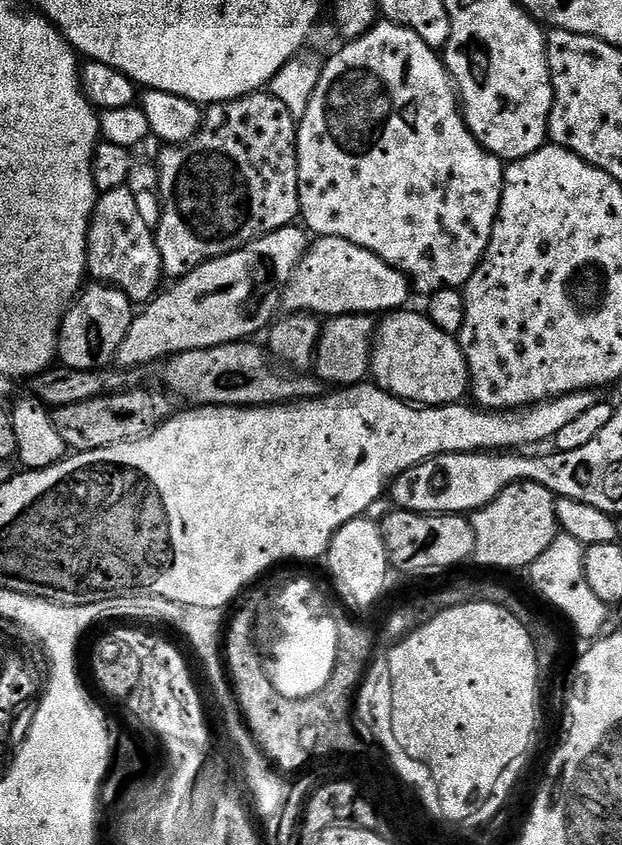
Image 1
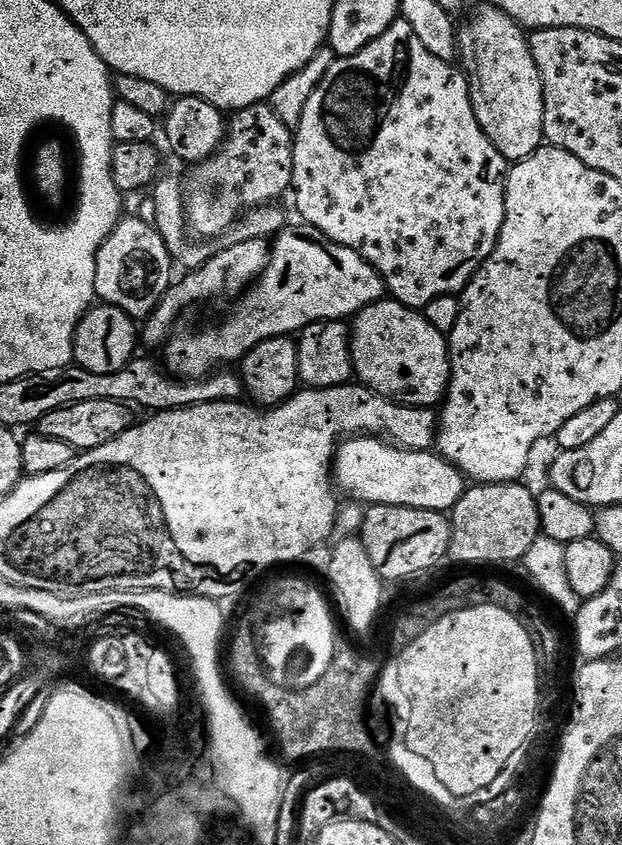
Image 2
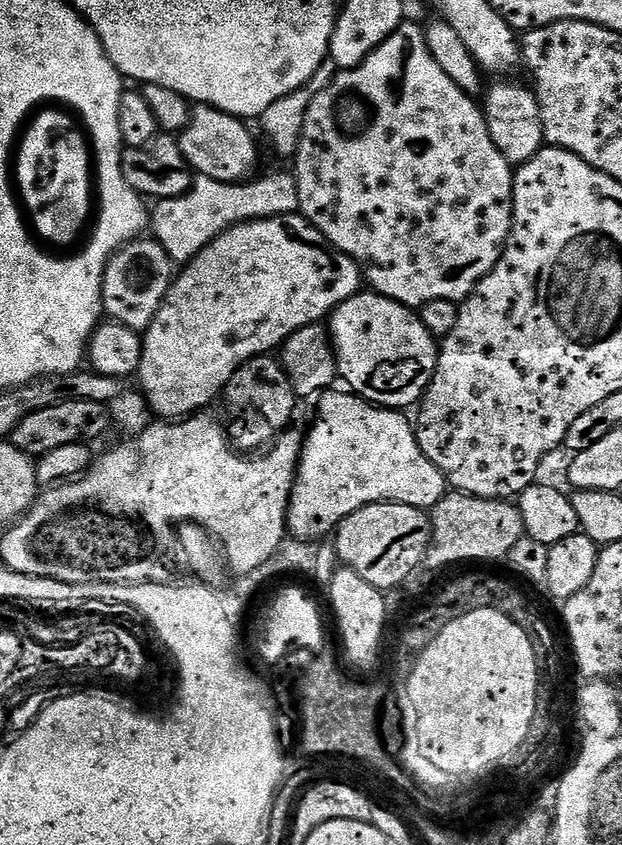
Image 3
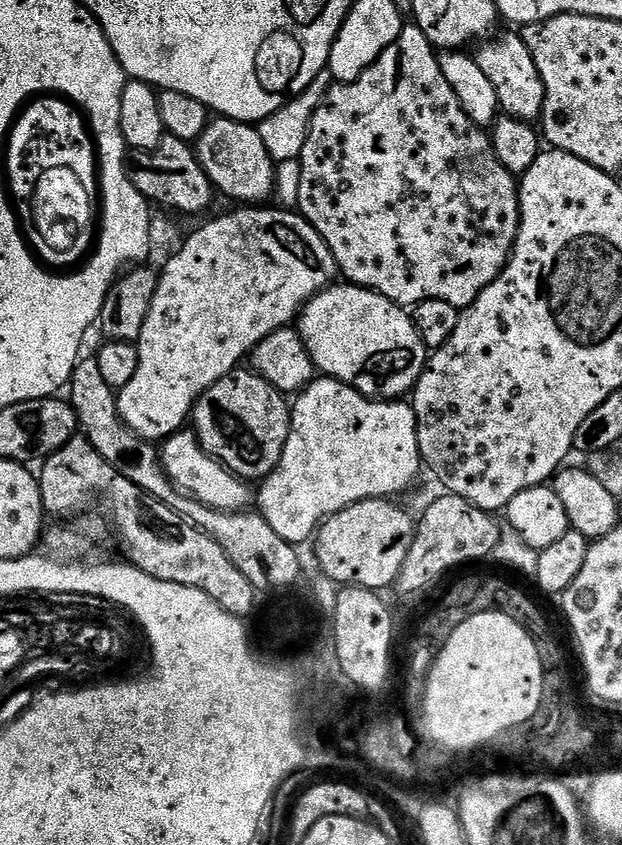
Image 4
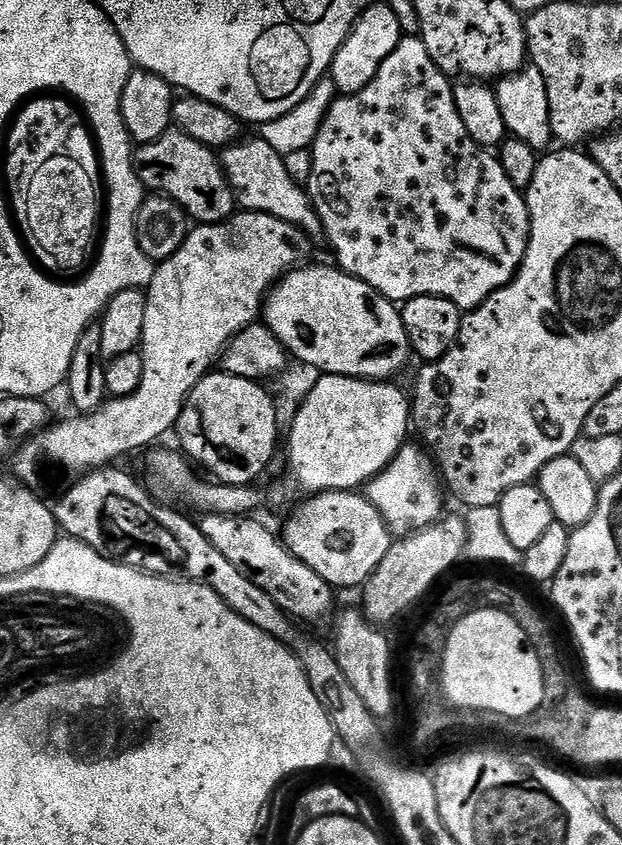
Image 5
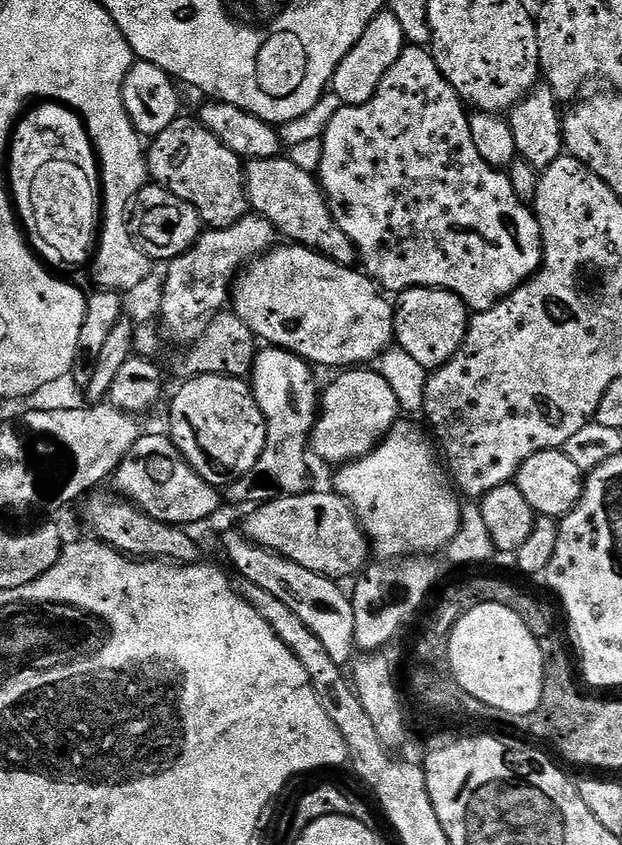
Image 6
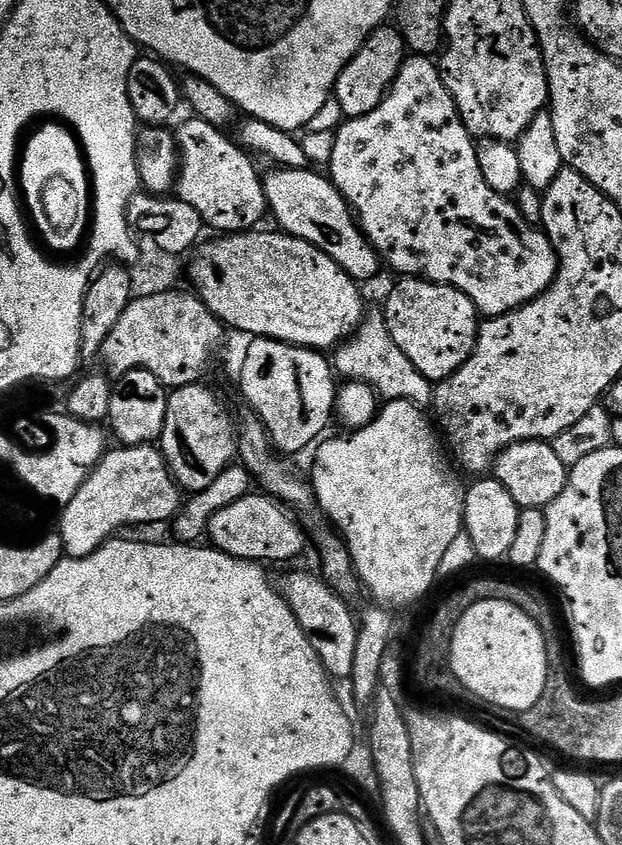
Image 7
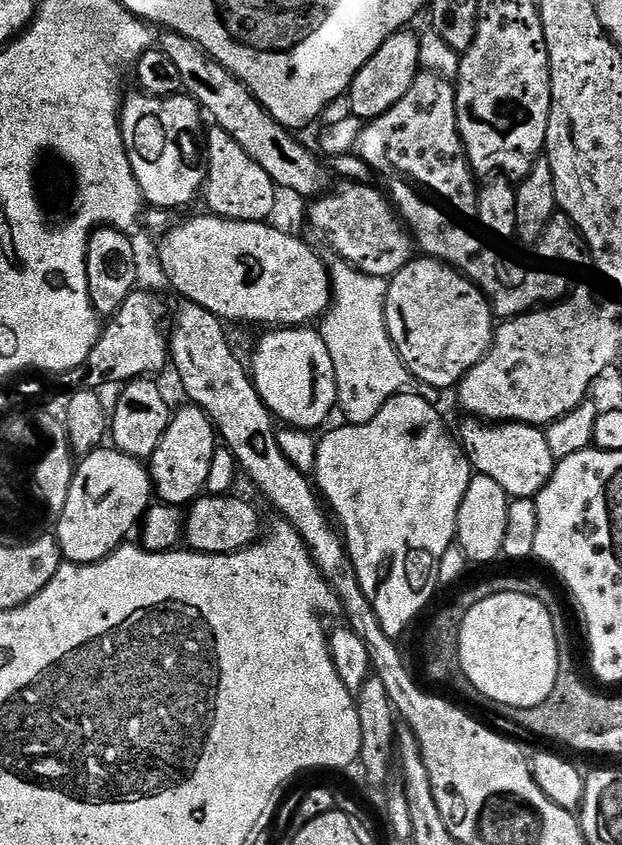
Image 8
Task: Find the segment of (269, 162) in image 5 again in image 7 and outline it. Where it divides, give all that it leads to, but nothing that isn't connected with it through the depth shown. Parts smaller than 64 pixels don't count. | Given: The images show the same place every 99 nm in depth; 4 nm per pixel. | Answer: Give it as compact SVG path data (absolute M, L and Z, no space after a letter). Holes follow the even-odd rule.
M277 167L274 171L263 177L264 193L266 194L266 202L271 219L276 219L281 229L288 235L310 242L318 250L322 250L330 258L334 258L334 262L338 262L338 266L342 266L342 270L346 270L346 274L350 274L352 279L357 282L365 282L364 280L372 280L379 274L382 269L382 261L378 253L374 250L374 246L364 236L364 231L356 223L356 217L352 208L346 202L346 198L342 198L342 194L333 186L331 179L327 175L319 176L319 171L309 169L292 169L286 167Z

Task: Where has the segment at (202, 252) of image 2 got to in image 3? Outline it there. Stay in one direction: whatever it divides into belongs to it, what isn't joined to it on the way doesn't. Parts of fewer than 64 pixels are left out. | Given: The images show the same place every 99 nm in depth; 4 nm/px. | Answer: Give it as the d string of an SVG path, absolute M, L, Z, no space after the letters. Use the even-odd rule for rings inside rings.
M291 171L259 176L234 185L197 175L191 188L181 196L155 201L151 235L160 243L162 250L166 250L173 265L187 264L207 244L214 242L218 234L230 230L238 221L265 220L275 216L295 216L299 213L298 182Z

